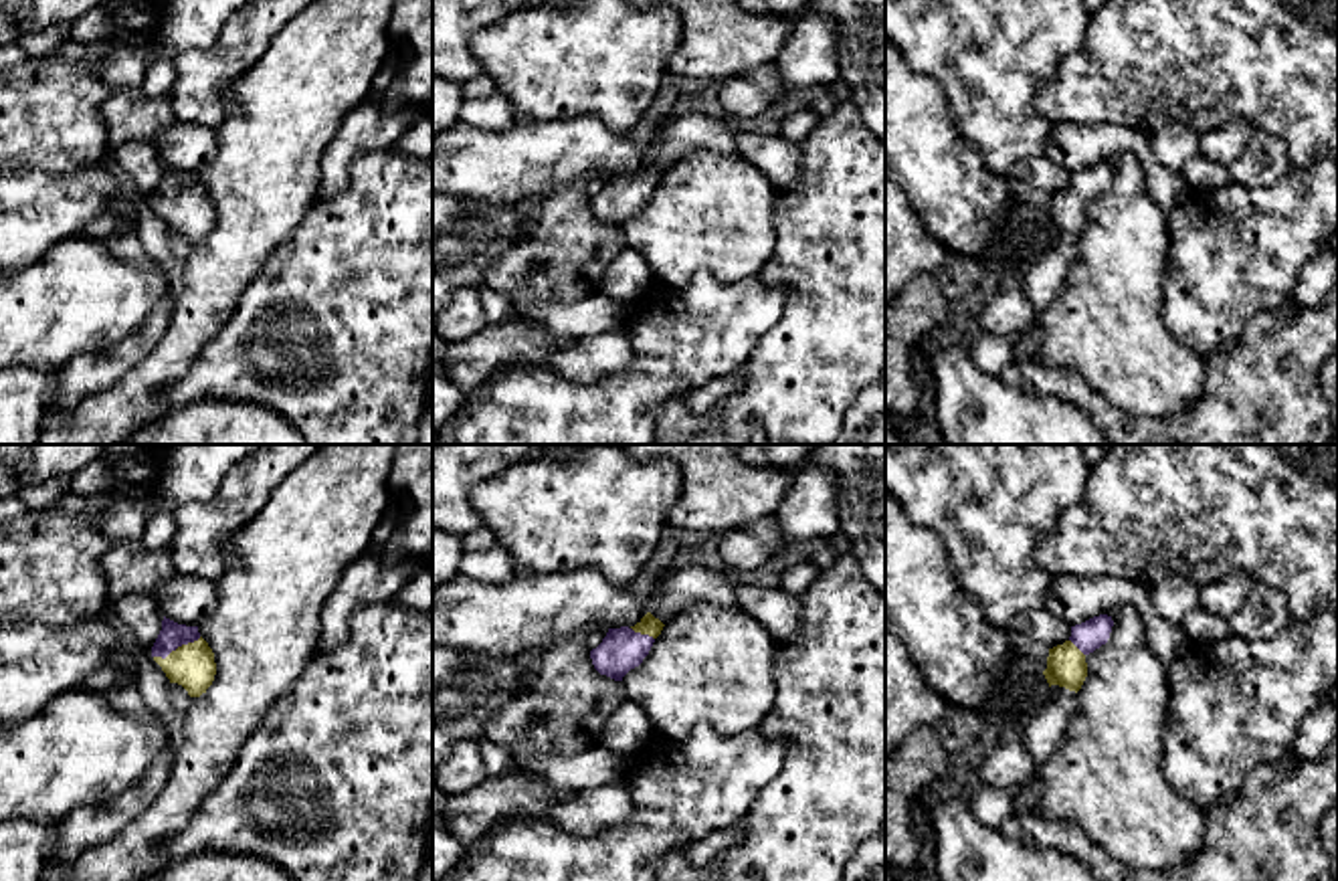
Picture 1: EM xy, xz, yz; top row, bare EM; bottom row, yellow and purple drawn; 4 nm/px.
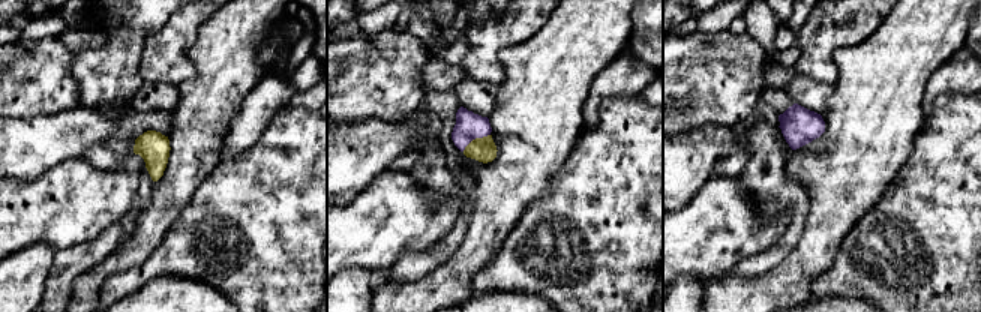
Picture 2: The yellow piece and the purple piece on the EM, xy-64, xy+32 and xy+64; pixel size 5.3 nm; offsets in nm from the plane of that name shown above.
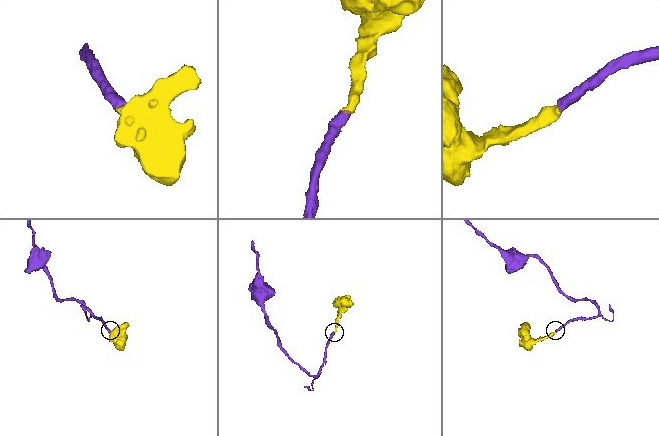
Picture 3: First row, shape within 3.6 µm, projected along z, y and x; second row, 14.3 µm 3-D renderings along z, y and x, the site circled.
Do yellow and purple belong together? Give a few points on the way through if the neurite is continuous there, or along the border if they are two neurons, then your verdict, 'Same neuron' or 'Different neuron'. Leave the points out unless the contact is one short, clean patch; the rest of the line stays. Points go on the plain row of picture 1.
Path across: xy (190, 213), (178, 194), (172, 182). Same neuron

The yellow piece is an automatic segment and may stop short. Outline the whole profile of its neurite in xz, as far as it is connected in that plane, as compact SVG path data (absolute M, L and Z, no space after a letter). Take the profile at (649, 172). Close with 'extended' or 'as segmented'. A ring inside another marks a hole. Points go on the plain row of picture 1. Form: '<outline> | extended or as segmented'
M647 160L635 174L608 176L602 190L590 198L594 216L614 228L639 214L649 202L663 170Z | extended

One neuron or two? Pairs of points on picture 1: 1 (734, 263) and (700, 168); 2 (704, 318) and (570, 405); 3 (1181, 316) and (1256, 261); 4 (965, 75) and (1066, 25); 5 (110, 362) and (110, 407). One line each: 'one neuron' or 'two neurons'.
1: one neuron
2: one neuron
3: one neuron
4: one neuron
5: two neurons

